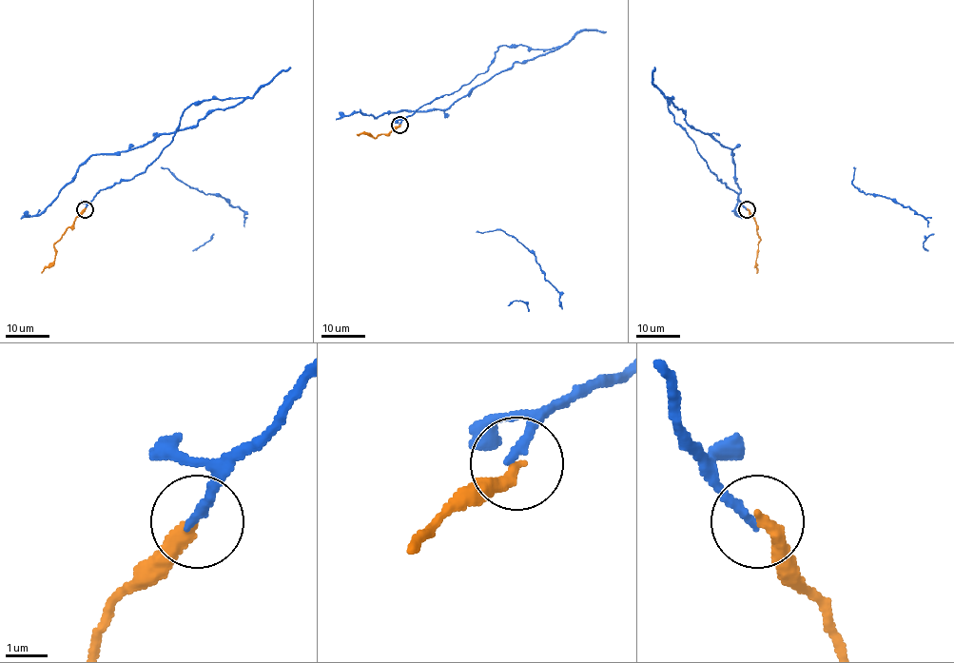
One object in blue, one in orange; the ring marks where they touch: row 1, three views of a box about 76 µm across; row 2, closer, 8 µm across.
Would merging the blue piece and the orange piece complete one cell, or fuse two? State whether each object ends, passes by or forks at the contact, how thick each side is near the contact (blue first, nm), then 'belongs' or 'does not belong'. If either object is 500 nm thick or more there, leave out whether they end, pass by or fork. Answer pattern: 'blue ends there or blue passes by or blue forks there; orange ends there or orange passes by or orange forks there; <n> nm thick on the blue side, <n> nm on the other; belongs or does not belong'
blue ends there; orange ends there; 240 nm thick on the blue side, 340 nm on the other; belongs

